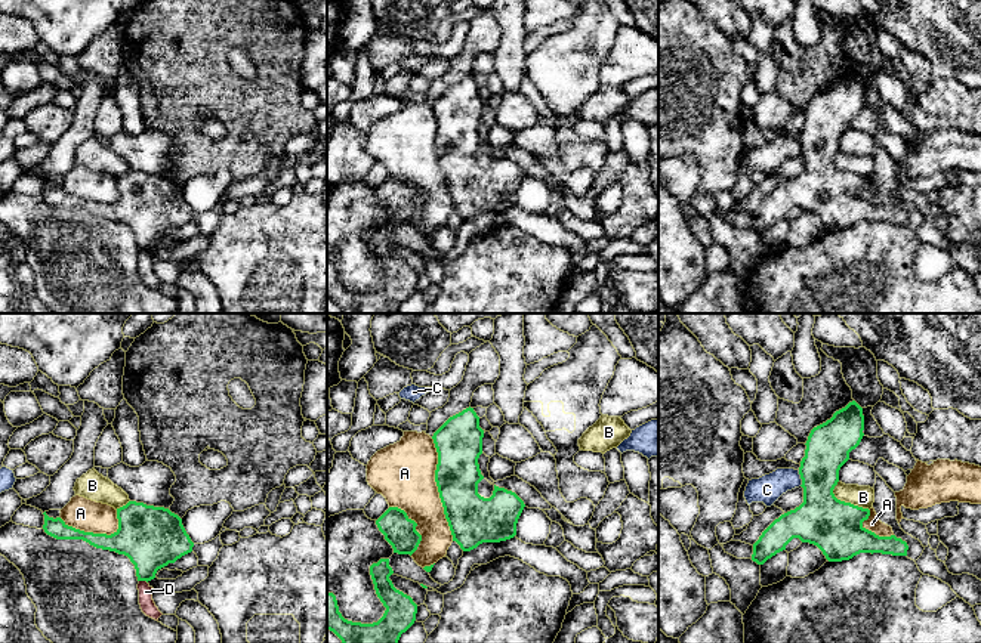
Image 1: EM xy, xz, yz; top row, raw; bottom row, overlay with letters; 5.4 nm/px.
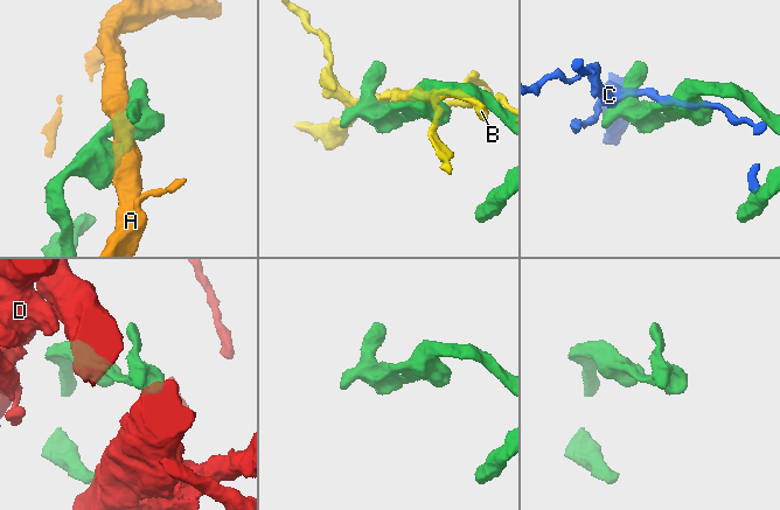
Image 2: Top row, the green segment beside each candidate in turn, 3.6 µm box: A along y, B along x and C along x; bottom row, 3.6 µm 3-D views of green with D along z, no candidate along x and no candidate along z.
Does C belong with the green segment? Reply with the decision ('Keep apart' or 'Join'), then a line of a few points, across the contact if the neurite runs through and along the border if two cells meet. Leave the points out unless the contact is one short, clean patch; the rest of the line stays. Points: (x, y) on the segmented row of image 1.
Keep apart. Line: yz (798, 470), (801, 485)

